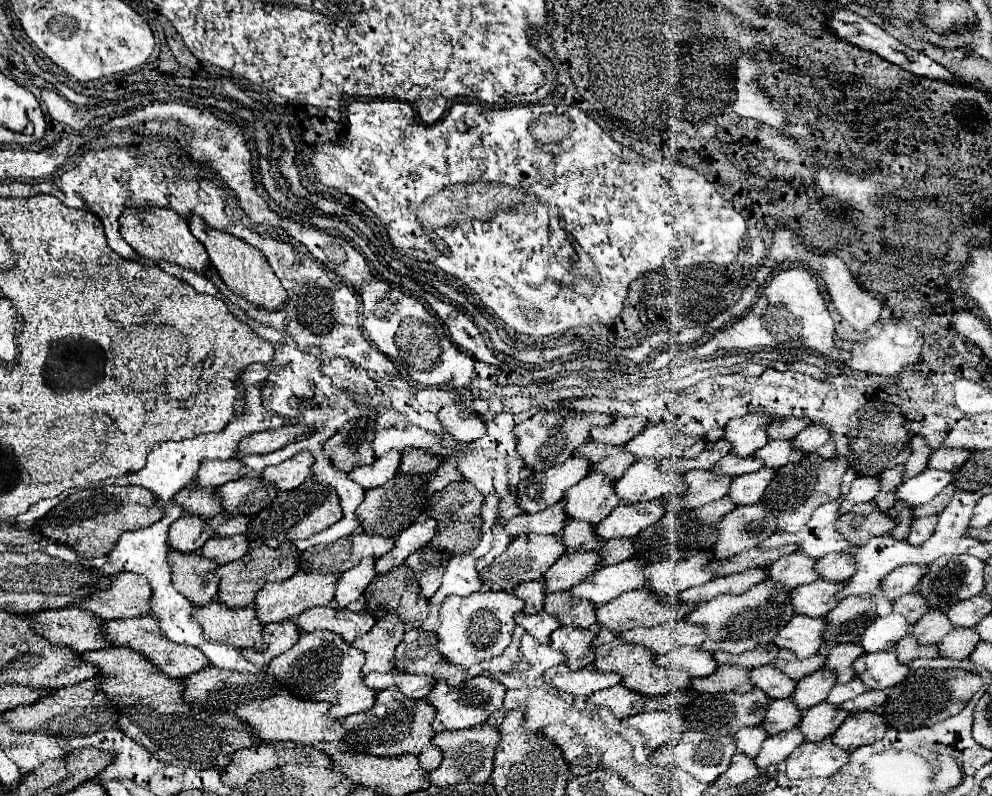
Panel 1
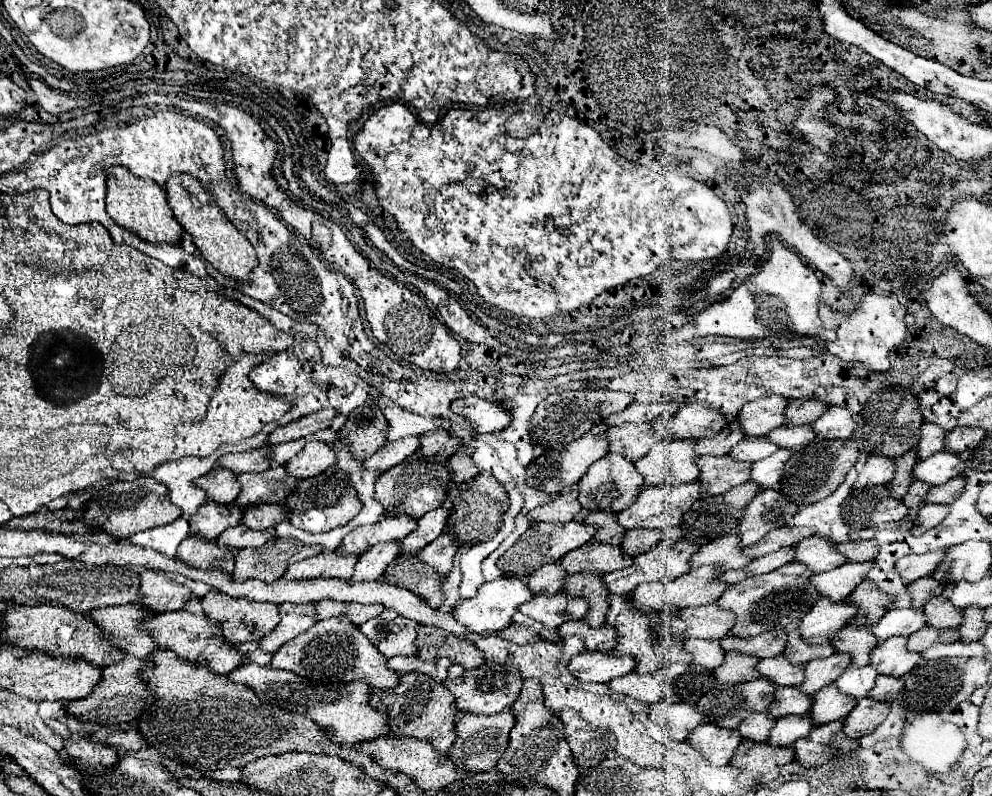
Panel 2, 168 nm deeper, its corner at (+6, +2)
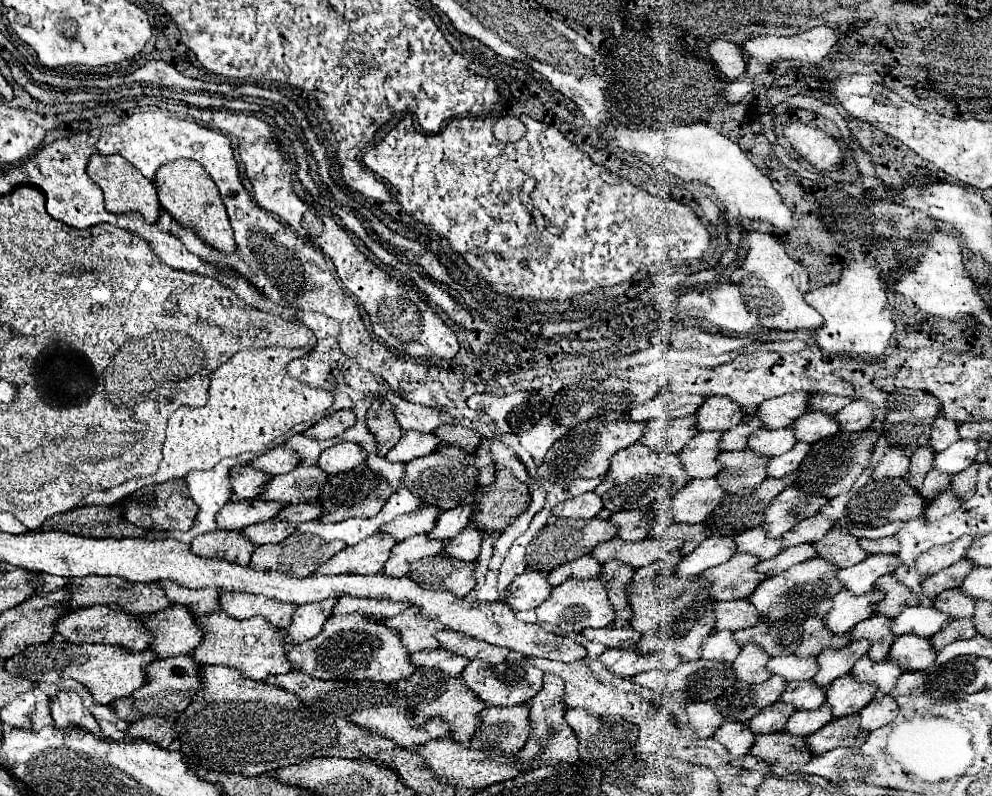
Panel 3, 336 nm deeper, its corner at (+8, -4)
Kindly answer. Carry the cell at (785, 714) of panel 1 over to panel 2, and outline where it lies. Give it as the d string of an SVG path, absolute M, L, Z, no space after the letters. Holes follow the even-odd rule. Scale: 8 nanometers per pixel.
M778 686L774 694L774 702L768 708L772 718L782 718L790 714L806 714L812 708L814 698L802 692L798 686Z

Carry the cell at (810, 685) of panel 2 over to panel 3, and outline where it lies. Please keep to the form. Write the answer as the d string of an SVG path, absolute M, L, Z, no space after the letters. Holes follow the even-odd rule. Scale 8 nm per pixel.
M858 640L858 642L848 644L846 648L840 648L840 650L824 650L818 656L818 672L812 678L812 682L820 688L826 688L832 680L848 674L852 664L860 656L864 656L868 652L868 648L870 648L868 640Z

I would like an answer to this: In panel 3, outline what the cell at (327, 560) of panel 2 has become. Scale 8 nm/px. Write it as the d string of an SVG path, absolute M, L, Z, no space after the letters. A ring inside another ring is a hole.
M370 536L358 542L356 546L348 546L332 556L328 562L320 564L314 574L378 574L384 562L390 556L394 546L392 536Z

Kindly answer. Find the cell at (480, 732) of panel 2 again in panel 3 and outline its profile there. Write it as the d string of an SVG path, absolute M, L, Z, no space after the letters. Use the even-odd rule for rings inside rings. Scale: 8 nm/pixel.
M520 704L512 708L486 708L486 712L480 714L480 728L476 728L470 748L500 748L500 752L514 756L518 750L522 750L528 730L528 706Z

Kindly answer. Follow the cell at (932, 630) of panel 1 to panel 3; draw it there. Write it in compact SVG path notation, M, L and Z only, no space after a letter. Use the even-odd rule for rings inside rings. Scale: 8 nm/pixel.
M952 588L944 590L940 596L934 598L934 608L948 614L954 620L962 620L962 618L972 618L974 600L962 594L958 588Z

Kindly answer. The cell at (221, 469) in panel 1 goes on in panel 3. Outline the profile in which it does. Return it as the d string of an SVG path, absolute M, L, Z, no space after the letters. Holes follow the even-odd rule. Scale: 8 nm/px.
M278 446L250 460L250 466L256 470L262 470L268 476L276 476L276 474L290 472L292 468L296 468L298 462L300 462L298 456L288 446Z

